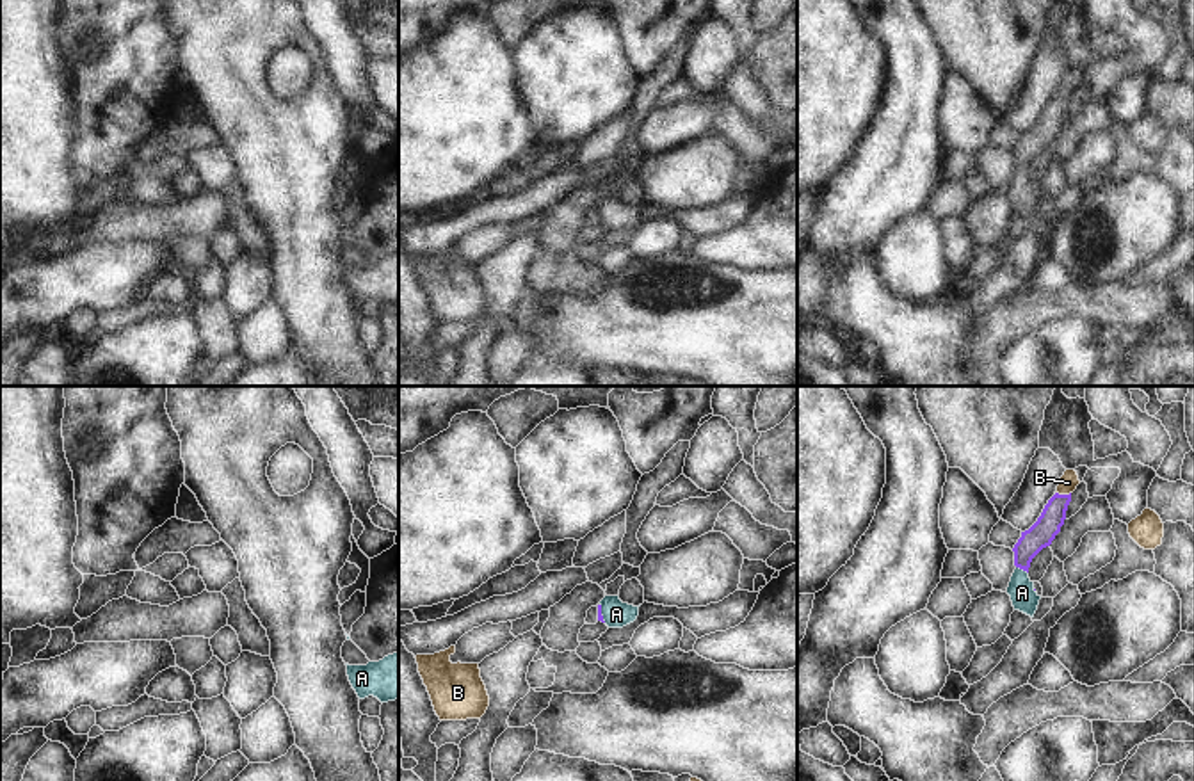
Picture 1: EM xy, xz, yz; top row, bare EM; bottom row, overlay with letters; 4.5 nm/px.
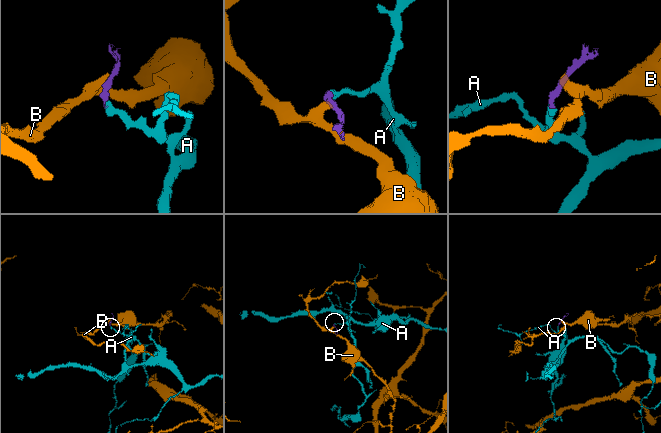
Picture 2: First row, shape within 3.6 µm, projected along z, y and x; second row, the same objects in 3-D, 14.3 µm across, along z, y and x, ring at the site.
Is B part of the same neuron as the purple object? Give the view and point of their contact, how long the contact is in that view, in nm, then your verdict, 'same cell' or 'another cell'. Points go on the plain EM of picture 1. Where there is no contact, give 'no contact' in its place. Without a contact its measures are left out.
yz (1063, 96) | 70 nm | another cell

